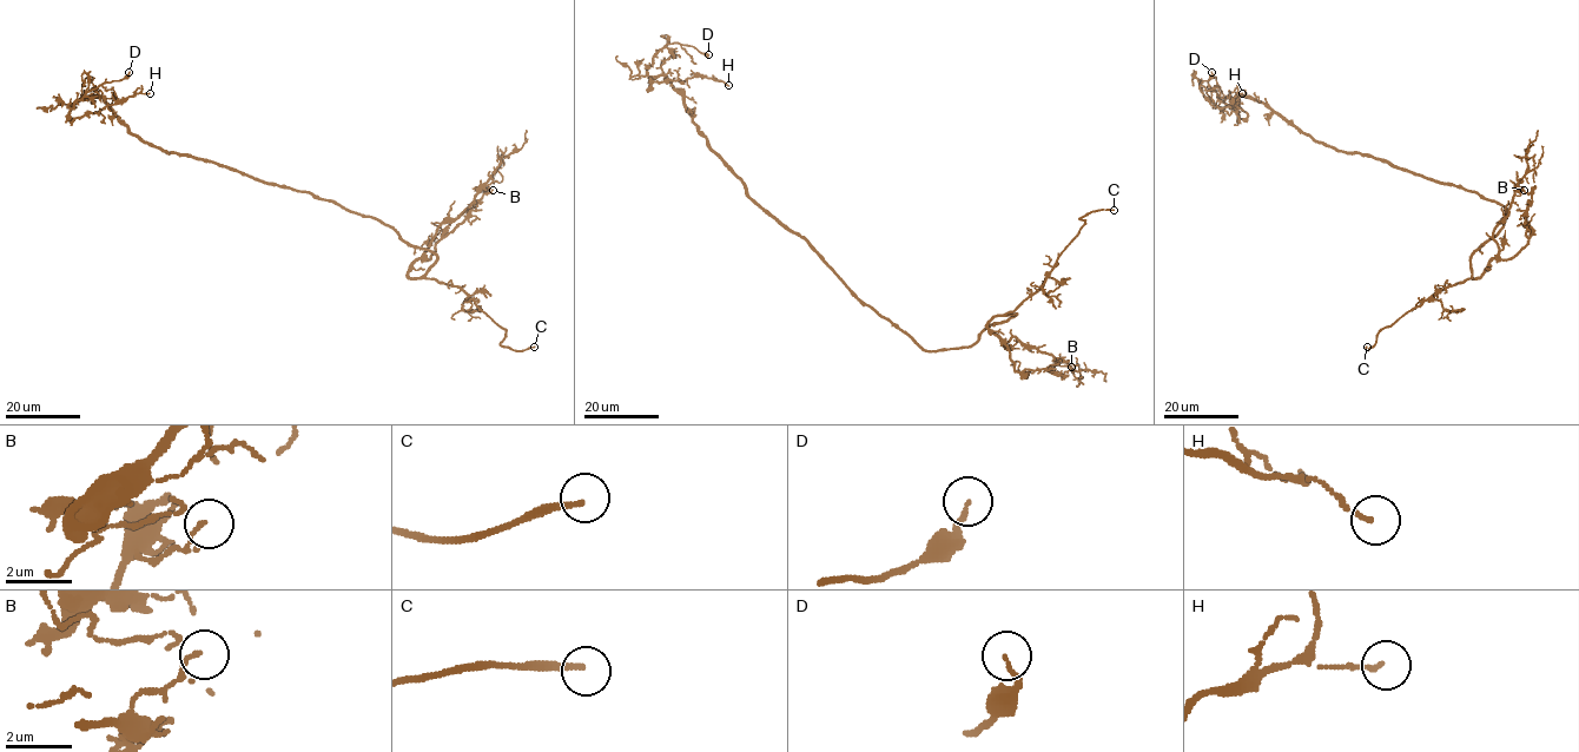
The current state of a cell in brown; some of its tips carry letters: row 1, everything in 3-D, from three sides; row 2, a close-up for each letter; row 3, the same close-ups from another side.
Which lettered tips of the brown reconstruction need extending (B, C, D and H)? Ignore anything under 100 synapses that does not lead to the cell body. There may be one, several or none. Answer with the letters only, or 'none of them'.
C

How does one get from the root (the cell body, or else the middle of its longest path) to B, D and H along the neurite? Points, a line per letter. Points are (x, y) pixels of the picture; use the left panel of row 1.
B: (286, 188), (376, 218), (429, 249), (436, 262), (411, 278), (413, 263), (429, 258), (493, 190)
D: (286, 188), (144, 143), (98, 97), (90, 96), (67, 106), (71, 107), (90, 91), (119, 81), (129, 72)
H: (286, 188), (144, 143), (98, 97), (79, 99), (70, 117), (81, 117), (138, 93), (150, 93)

